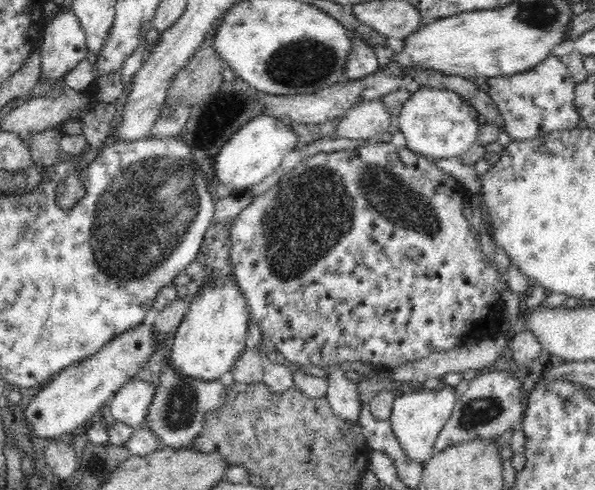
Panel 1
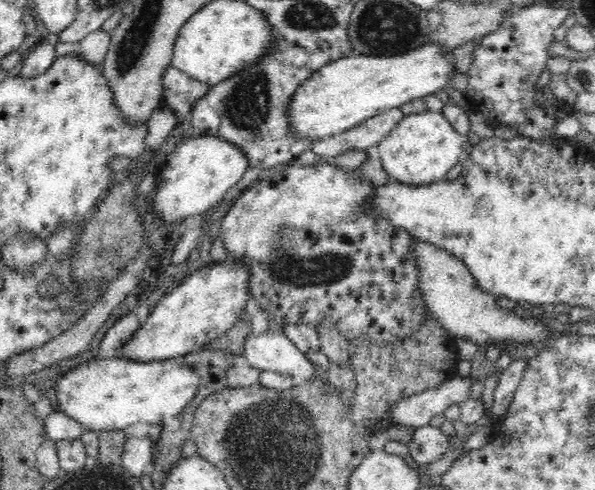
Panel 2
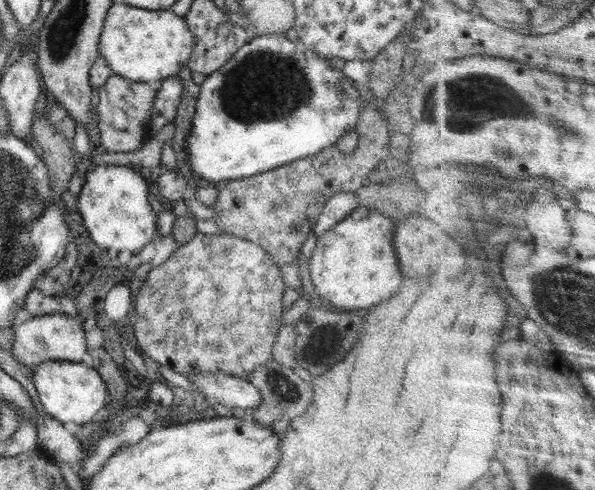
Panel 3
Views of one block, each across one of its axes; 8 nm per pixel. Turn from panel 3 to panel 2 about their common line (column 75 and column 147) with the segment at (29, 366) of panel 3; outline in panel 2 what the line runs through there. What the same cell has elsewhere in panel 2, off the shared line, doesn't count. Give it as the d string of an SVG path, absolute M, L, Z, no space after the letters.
M230 255L222 262L225 263L214 262L192 272L175 290L161 297L144 324L118 350L118 355L139 362L177 360L230 330L252 300L250 269L242 259Z

